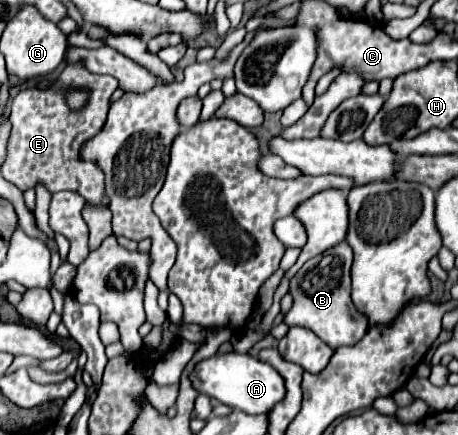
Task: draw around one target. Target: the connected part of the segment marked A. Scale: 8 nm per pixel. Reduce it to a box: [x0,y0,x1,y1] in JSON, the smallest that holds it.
[189,353,285,415]

